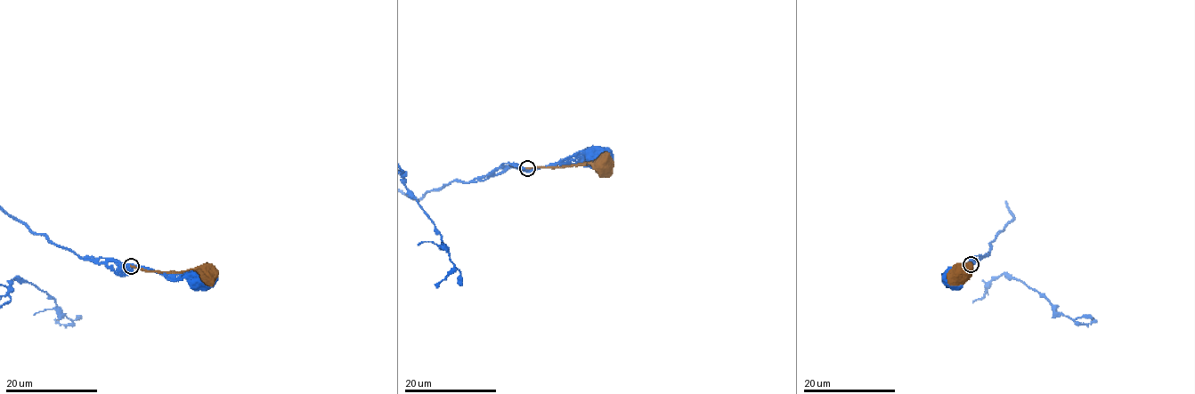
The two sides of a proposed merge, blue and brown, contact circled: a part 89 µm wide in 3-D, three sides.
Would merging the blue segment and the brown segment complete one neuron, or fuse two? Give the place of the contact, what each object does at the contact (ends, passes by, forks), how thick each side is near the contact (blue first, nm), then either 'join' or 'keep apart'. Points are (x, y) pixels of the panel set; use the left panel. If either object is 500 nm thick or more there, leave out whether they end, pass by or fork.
at (131, 266); blue forks there; brown ends there; 300 nm thick on the blue side, 300 nm on the other; keep apart

